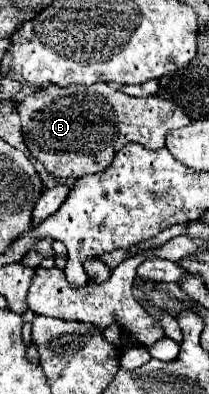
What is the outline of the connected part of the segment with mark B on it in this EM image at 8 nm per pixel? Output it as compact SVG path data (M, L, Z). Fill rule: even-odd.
M106 83L94 85L46 85L18 105L24 143L50 175L58 179L78 179L110 167L114 155L126 143L140 143L158 151L164 147L168 131L188 125L192 119L168 99L130 97Z

